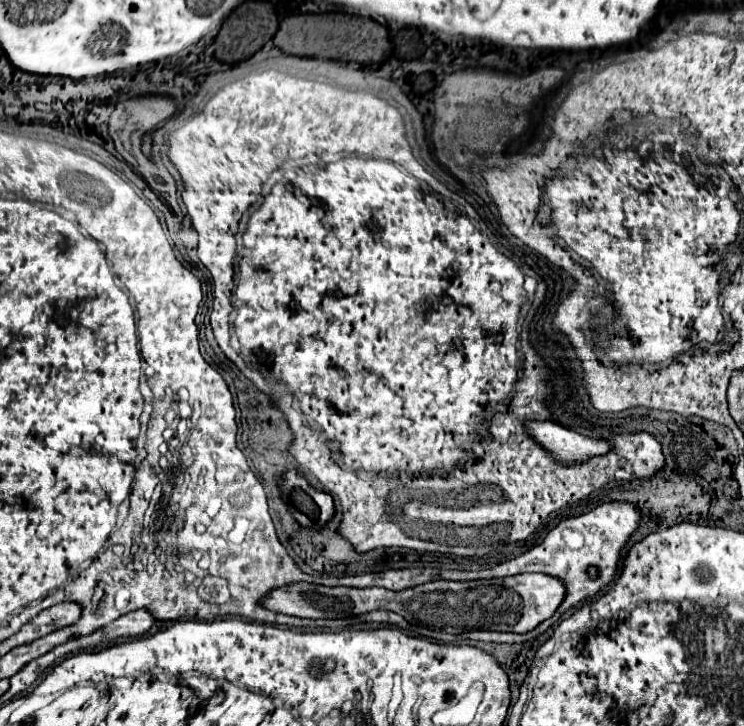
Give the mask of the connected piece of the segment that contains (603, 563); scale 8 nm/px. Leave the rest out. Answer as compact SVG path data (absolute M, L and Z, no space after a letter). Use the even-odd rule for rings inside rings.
M611 501L611 503L603 503L599 507L595 507L589 513L577 515L577 517L569 517L565 521L561 521L553 531L549 531L549 535L545 537L545 541L533 549L529 549L527 553L499 563L493 569L485 569L485 571L453 571L449 575L449 579L457 579L457 581L465 581L465 579L493 579L493 577L507 577L507 575L517 575L517 573L549 573L549 575L559 575L565 585L567 585L567 597L563 599L561 607L555 611L555 615L547 621L543 621L541 625L537 625L533 631L523 633L523 635L477 635L477 631L459 635L459 639L481 639L481 641L497 641L497 643L523 643L529 639L535 639L537 635L541 635L543 631L547 631L551 625L555 625L563 613L567 613L571 607L577 607L579 603L595 597L601 589L605 589L615 573L617 573L617 565L619 565L619 557L621 557L621 549L627 545L627 541L631 539L631 535L639 529L641 523L641 511L635 503L629 501ZM565 531L575 531L583 537L583 545L573 549L565 543L563 533ZM595 565L599 569L599 577L591 579L587 577L587 567Z

